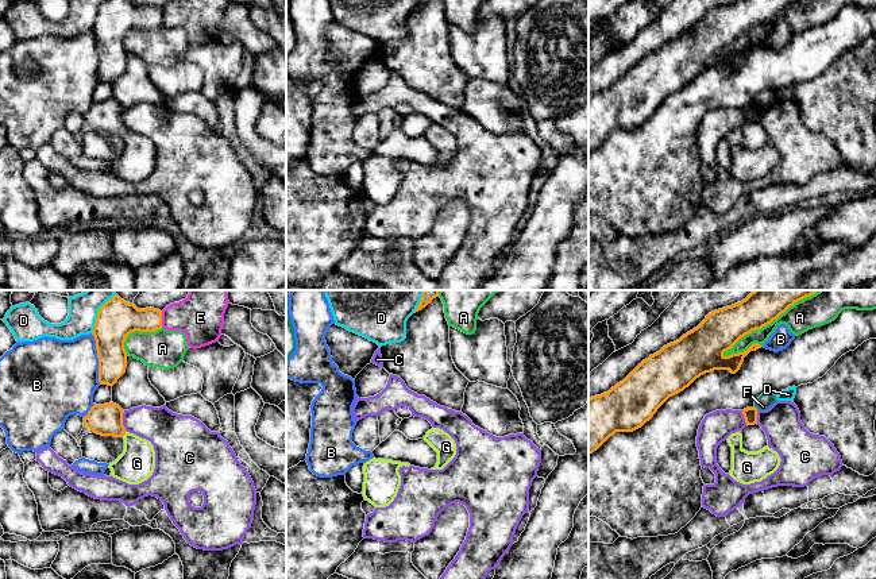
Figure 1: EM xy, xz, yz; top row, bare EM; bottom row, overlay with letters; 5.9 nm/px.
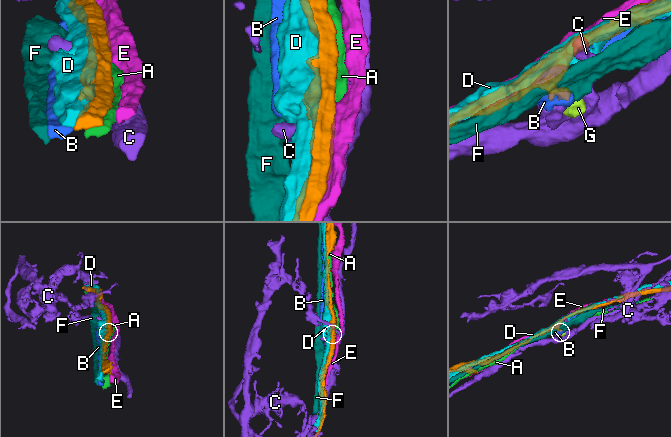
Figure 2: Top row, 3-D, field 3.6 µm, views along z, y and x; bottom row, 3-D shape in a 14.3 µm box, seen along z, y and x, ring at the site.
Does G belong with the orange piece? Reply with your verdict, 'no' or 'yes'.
yes

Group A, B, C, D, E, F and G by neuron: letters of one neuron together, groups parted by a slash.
A / B / C / D / E / F / G

